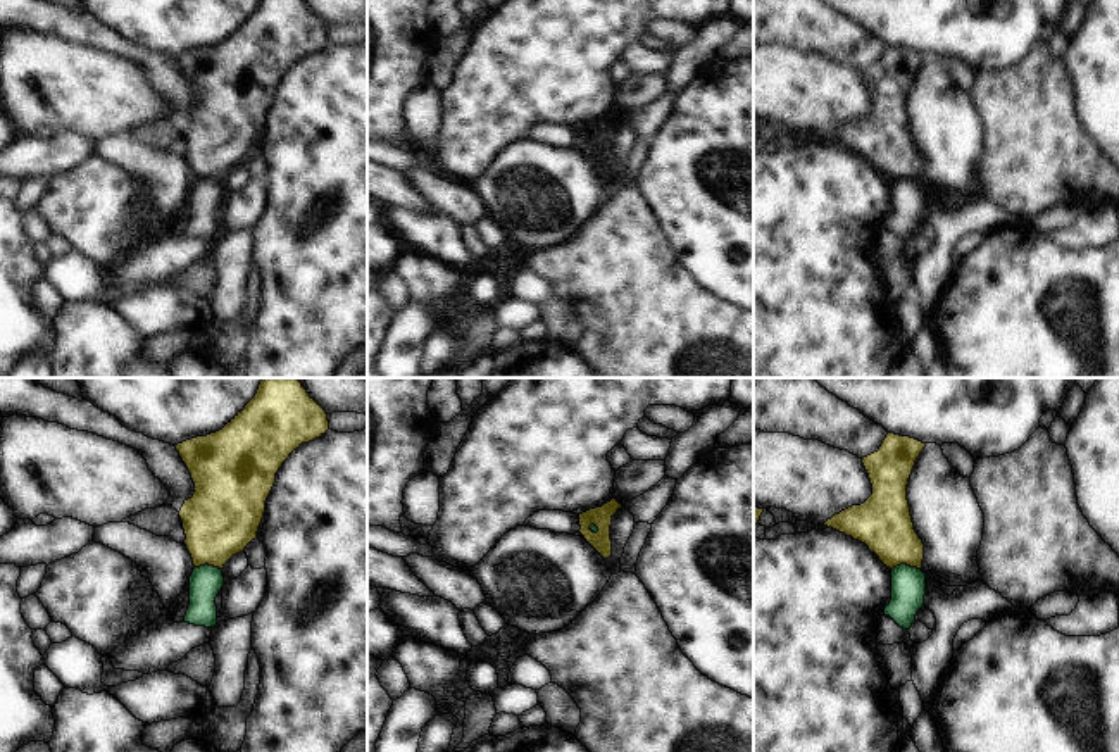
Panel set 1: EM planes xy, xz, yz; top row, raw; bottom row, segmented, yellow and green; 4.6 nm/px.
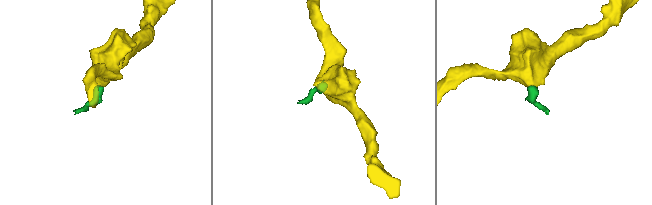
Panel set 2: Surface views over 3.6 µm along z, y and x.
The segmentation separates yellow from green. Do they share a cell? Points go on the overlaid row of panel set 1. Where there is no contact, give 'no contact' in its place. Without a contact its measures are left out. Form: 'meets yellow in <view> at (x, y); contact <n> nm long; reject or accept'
meets yellow in yz at (906, 563); contact 140 nm long; reject

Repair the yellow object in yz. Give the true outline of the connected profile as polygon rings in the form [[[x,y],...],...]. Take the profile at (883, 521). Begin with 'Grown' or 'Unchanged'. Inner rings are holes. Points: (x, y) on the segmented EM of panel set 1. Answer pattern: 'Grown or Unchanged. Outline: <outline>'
Unchanged. Outline: [[[888,433],[879,450],[862,459],[872,495],[822,526],[866,543],[890,569],[900,564],[921,569],[924,543],[914,530],[907,485],[924,447],[916,438]]]

